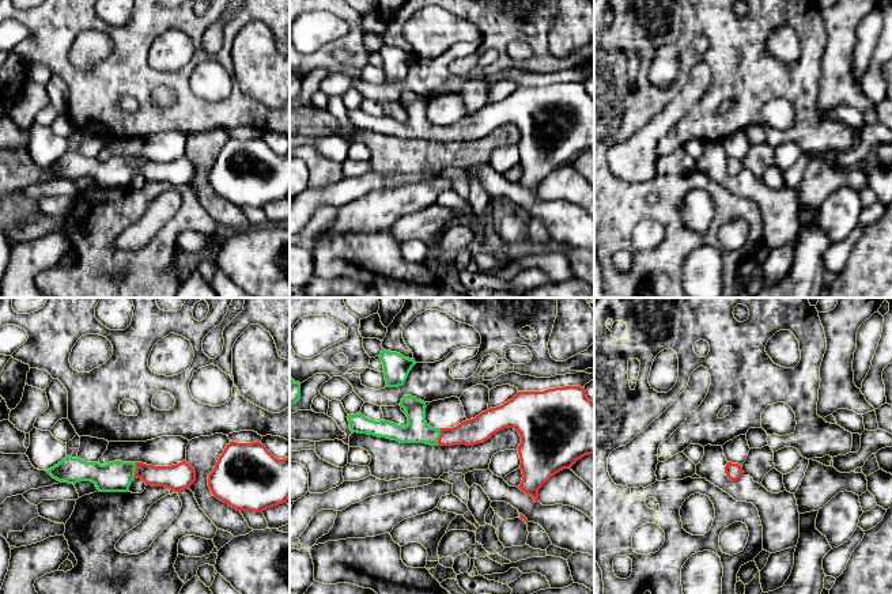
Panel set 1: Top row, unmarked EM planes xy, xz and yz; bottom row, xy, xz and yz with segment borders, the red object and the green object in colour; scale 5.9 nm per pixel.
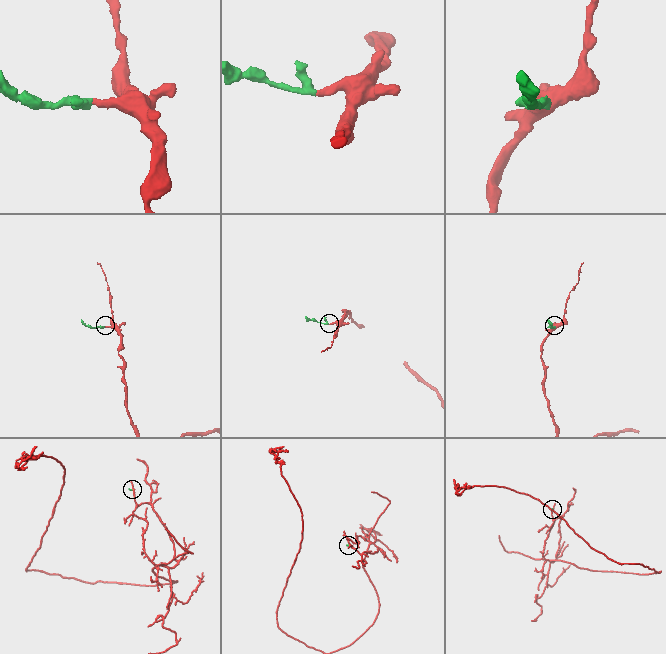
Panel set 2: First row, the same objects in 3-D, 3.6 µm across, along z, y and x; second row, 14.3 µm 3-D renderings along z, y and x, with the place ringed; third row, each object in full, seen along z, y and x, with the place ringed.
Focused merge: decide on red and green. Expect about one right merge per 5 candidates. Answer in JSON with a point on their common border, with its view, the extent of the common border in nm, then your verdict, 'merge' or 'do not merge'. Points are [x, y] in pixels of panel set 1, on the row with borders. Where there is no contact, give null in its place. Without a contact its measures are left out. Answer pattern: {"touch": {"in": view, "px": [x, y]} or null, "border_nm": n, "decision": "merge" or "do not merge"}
{"touch": {"in": "xz", "px": [439, 437]}, "border_nm": 110, "decision": "merge"}

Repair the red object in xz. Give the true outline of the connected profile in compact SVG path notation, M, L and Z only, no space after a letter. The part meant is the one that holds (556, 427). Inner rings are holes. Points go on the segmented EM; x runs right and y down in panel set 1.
M564 386L544 391L518 391L500 406L490 408L470 420L453 428L432 428L426 421L426 402L412 396L404 396L400 406L405 409L408 424L397 425L392 421L374 421L362 413L348 415L352 432L374 435L400 443L426 443L430 446L473 446L484 443L504 428L514 428L519 436L518 454L521 459L522 481L519 489L538 502L538 489L556 473L570 469L578 459L594 454L594 404L581 386Z

